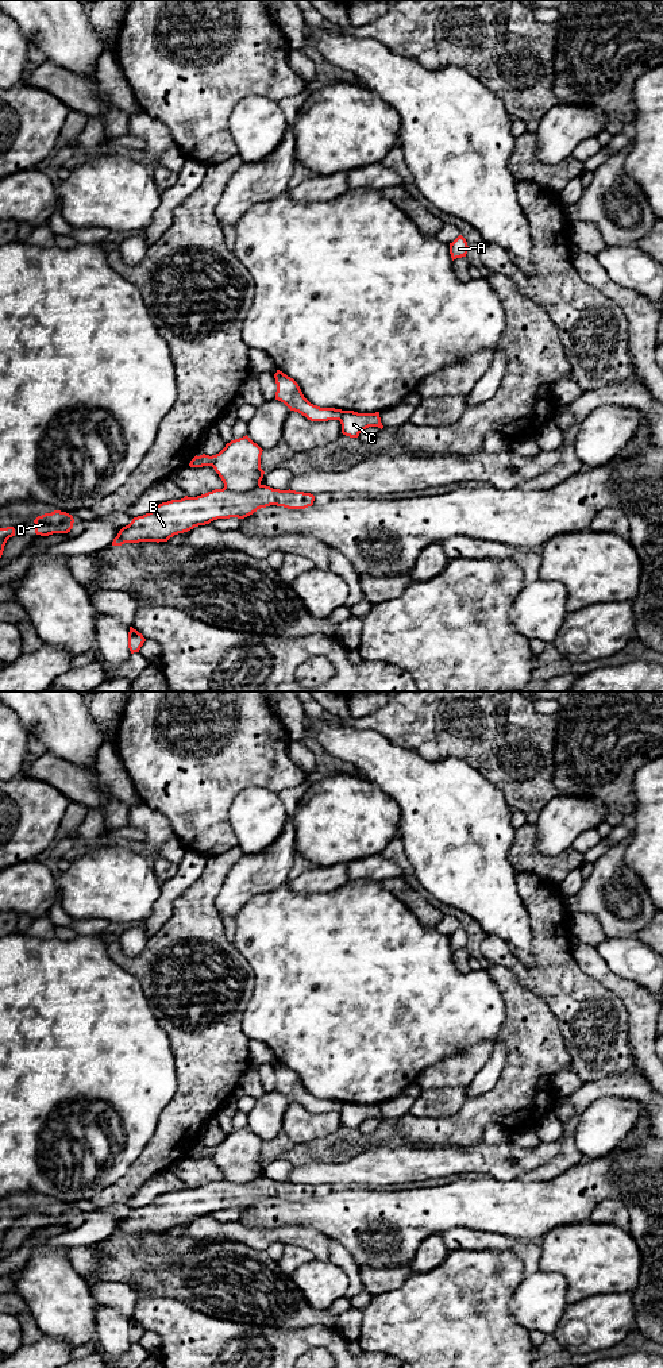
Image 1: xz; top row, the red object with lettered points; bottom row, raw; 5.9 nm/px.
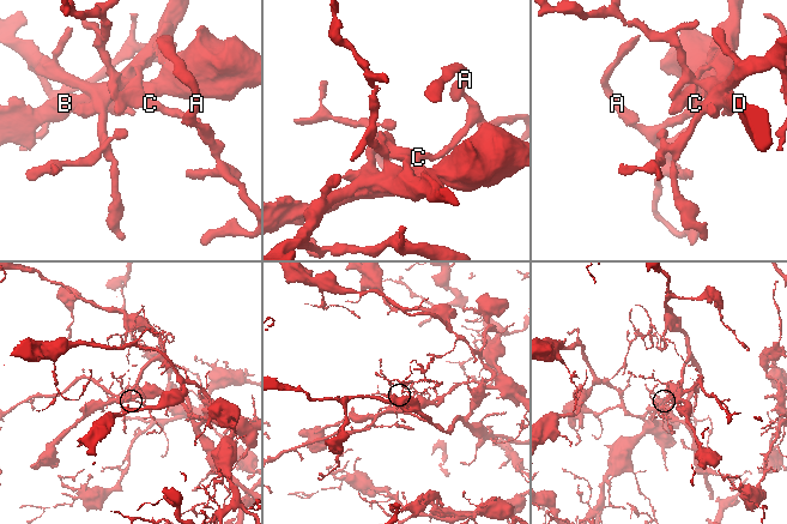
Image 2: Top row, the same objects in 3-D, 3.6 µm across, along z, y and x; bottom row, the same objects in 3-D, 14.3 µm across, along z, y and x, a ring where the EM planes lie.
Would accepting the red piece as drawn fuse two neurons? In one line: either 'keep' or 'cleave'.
cleave

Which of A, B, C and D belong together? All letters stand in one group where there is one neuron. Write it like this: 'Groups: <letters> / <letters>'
Groups: A C / B D

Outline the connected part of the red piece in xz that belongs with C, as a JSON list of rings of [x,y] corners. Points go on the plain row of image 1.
[[[344,1102],[340,1109],[342,1125],[350,1129],[358,1129],[359,1125],[369,1118],[383,1120],[379,1103],[358,1105],[354,1102]]]

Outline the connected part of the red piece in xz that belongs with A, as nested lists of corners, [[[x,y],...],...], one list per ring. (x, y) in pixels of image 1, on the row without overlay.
[[[459,926],[452,935],[450,935],[450,945],[452,952],[456,949],[466,948],[467,939],[467,933],[462,926]]]

